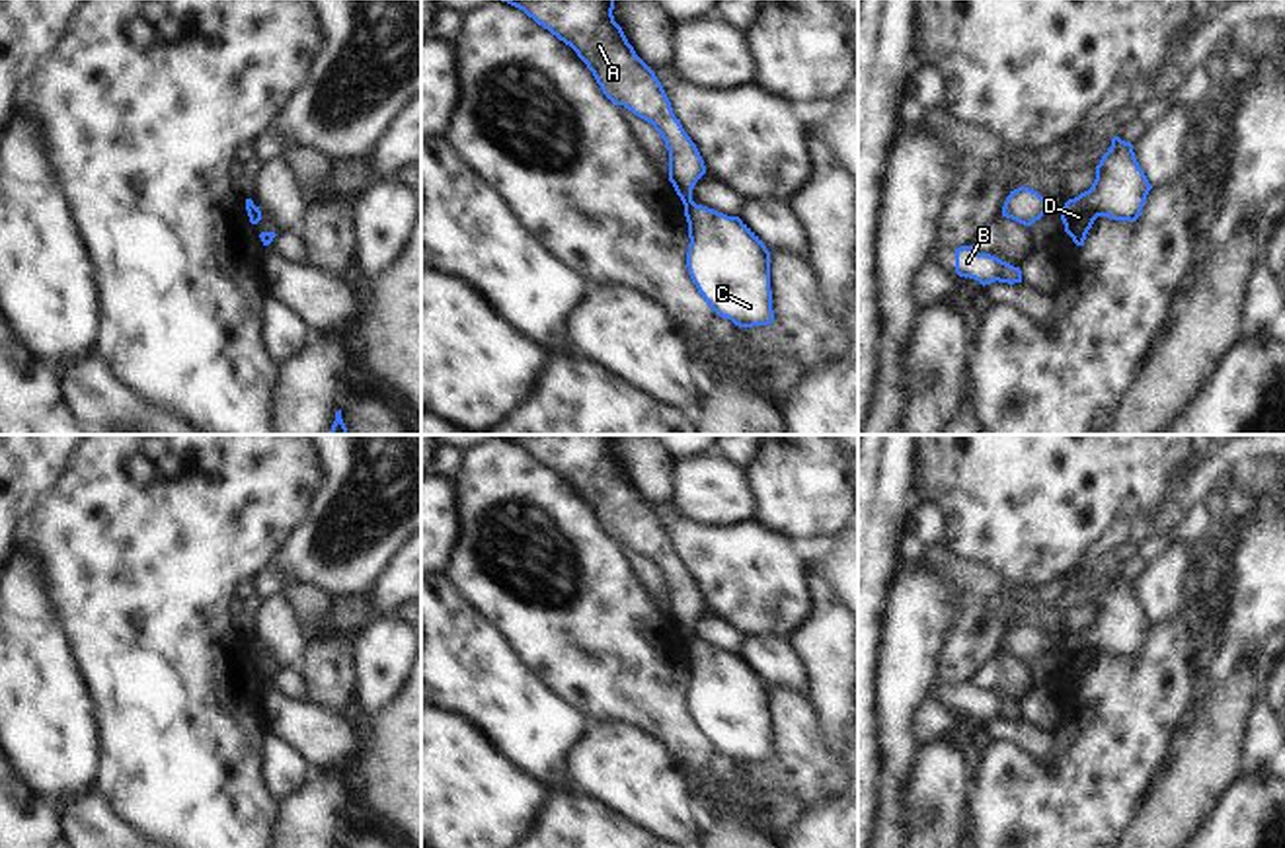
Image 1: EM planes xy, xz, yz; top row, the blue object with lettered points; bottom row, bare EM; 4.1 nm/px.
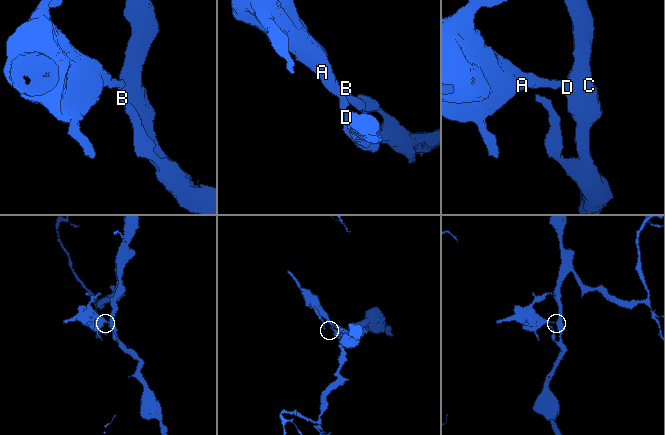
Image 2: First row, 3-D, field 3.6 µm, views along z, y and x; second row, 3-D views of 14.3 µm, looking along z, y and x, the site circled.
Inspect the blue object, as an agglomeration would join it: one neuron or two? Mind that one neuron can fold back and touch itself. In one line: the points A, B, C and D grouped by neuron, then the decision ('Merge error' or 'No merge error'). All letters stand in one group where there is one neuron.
Groups: A / B C D. Merge error

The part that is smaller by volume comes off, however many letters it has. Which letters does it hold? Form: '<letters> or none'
A

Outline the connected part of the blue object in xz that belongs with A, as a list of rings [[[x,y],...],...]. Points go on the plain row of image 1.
[[[497,435],[532,454],[569,482],[593,509],[603,530],[653,561],[669,587],[669,618],[684,645],[706,610],[704,597],[675,554],[655,509],[636,491],[614,458],[614,435]]]

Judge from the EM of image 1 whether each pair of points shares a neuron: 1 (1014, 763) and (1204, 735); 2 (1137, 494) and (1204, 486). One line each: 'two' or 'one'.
1: two
2: two

